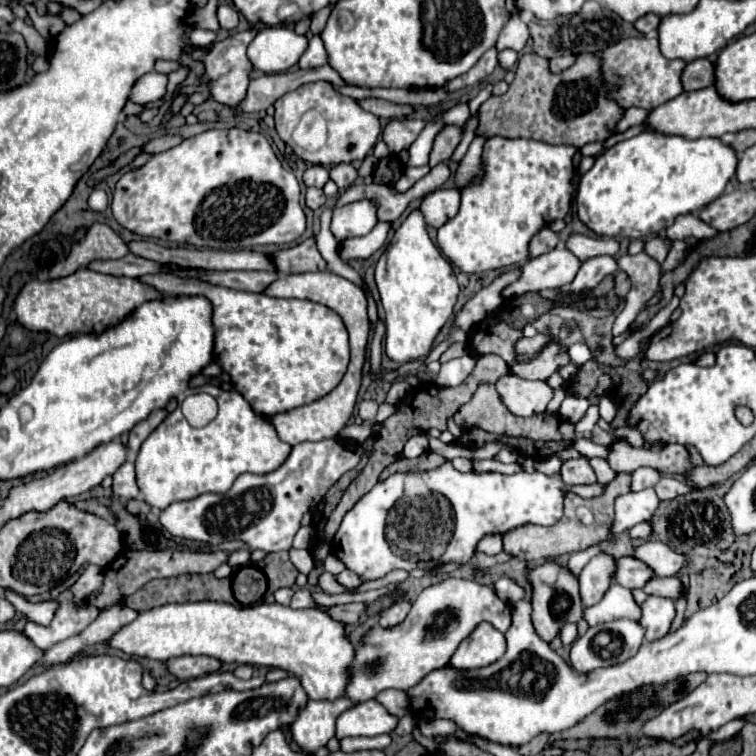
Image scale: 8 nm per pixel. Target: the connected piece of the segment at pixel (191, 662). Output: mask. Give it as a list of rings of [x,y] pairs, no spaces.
[[[196,655],[196,657],[176,657],[168,661],[168,669],[172,675],[176,675],[180,681],[184,679],[194,679],[202,677],[206,673],[216,673],[222,669],[222,661],[206,655]]]

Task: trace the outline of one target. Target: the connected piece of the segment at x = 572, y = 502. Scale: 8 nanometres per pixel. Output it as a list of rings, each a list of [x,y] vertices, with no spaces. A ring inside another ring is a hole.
[[[618,473],[606,487],[604,493],[596,499],[580,499],[574,493],[566,493],[566,509],[564,515],[558,523],[554,523],[552,527],[540,527],[540,525],[522,525],[516,527],[508,533],[504,533],[504,549],[518,557],[518,559],[526,559],[526,561],[540,561],[540,559],[554,559],[558,555],[564,553],[574,553],[574,551],[584,551],[600,541],[614,541],[614,533],[612,533],[612,521],[614,521],[614,501],[616,497],[630,493],[630,481],[632,481],[632,473]],[[578,505],[586,505],[590,507],[590,511],[594,513],[594,523],[590,527],[582,525],[576,515],[574,509]]]

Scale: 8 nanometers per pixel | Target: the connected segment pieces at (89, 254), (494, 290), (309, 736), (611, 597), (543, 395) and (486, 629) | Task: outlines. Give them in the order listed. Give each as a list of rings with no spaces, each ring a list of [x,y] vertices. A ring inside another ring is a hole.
[[[94,223],[88,229],[86,237],[72,247],[68,259],[56,263],[50,269],[48,277],[60,279],[60,277],[72,275],[80,267],[88,267],[92,261],[120,259],[128,253],[130,251],[126,251],[126,243],[120,239],[120,235],[116,235],[106,223]]]
[[[516,267],[514,271],[508,271],[508,273],[500,275],[500,277],[494,279],[488,287],[484,287],[482,291],[478,291],[478,293],[464,305],[464,309],[456,315],[454,325],[462,327],[464,331],[470,331],[474,325],[478,325],[482,319],[486,319],[486,315],[494,313],[494,311],[502,305],[502,301],[504,301],[502,291],[504,291],[510,283],[514,283],[514,281],[518,279],[518,275],[520,275],[520,269]]]
[[[340,697],[336,701],[308,701],[292,723],[290,731],[294,741],[302,747],[304,753],[314,755],[336,735],[338,715],[357,704],[348,697]]]
[[[612,583],[606,595],[590,607],[584,607],[584,619],[590,627],[606,621],[616,619],[634,619],[638,621],[642,617],[640,605],[634,601],[634,595],[626,587],[618,587],[618,583]]]
[[[514,373],[502,377],[496,383],[496,391],[502,403],[518,417],[540,415],[554,397],[554,389],[546,381],[526,381]]]
[[[480,623],[456,649],[450,667],[454,669],[478,669],[488,667],[506,653],[504,635],[490,623]]]

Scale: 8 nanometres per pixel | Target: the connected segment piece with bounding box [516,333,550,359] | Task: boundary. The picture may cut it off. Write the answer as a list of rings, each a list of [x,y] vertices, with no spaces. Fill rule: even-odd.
[[[540,333],[538,337],[534,339],[528,339],[528,337],[522,337],[518,343],[516,343],[516,353],[518,353],[518,359],[530,359],[534,355],[534,351],[538,351],[542,345],[546,345],[550,341],[550,335],[548,333]]]

